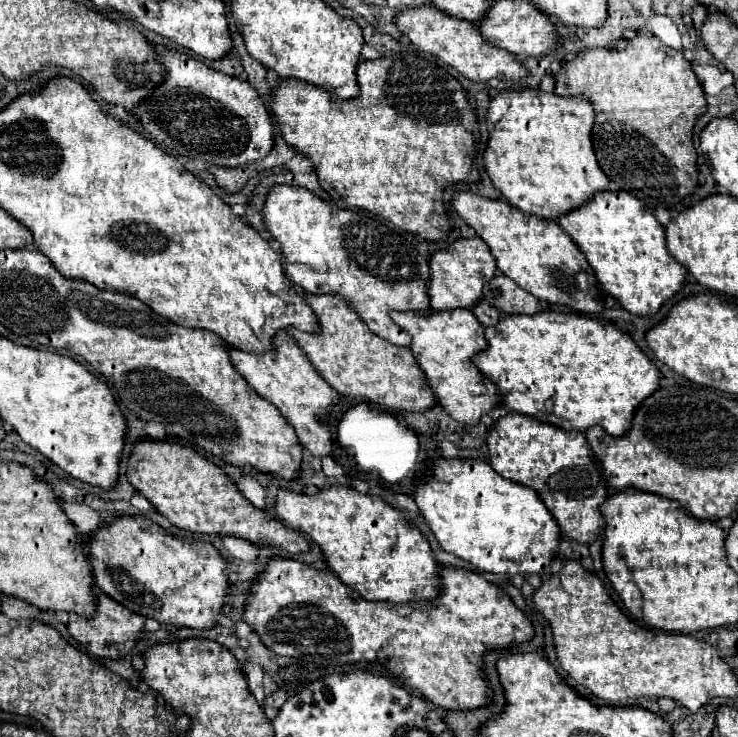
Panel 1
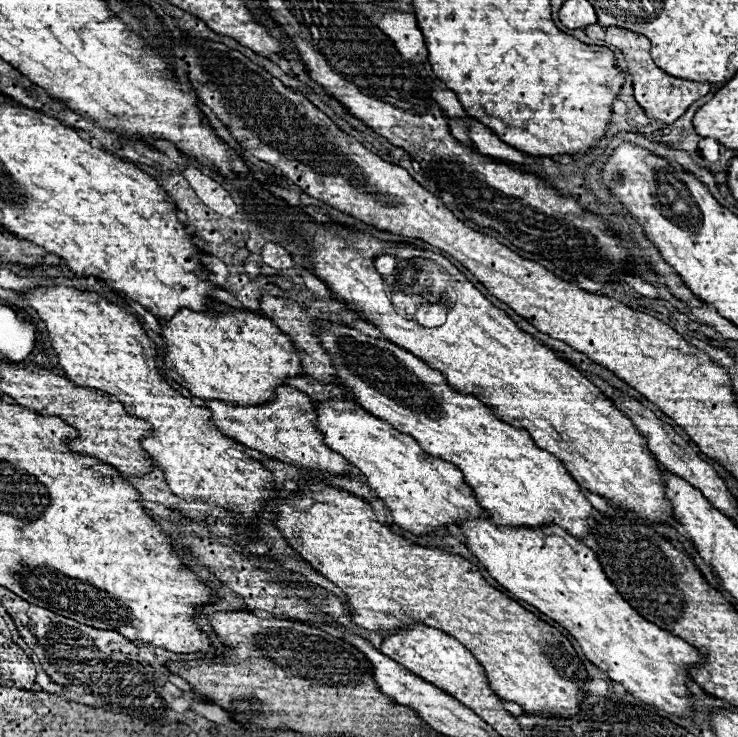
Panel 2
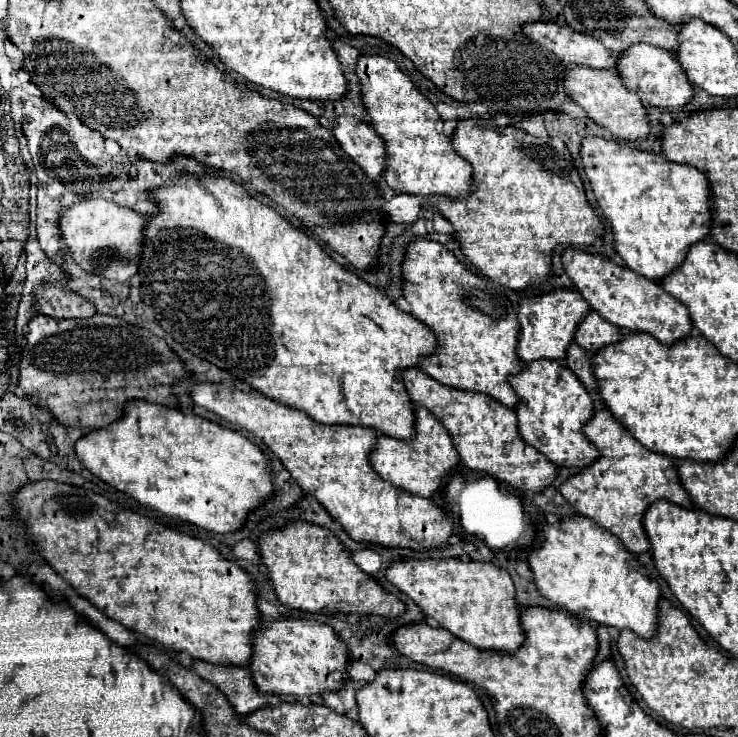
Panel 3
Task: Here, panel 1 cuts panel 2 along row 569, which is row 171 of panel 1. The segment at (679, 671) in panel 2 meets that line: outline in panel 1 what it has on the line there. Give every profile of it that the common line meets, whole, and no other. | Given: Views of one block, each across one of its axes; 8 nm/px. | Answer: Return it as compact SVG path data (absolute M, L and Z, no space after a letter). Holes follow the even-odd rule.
M538 88L500 90L488 106L488 144L482 156L492 186L512 206L546 220L556 220L560 214L578 208L594 192L608 188L608 178L602 174L590 142L592 120L594 108L586 98L558 96Z

